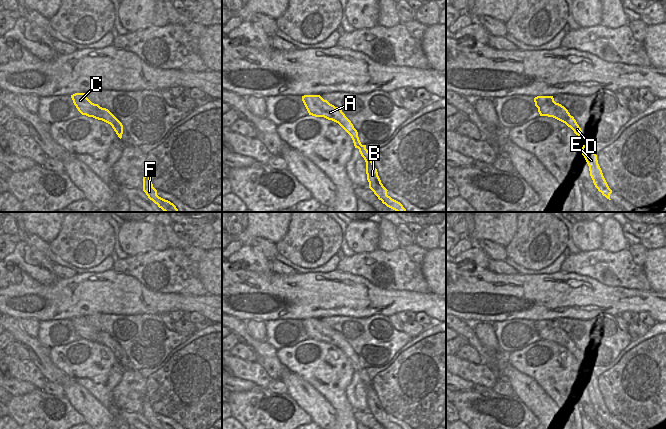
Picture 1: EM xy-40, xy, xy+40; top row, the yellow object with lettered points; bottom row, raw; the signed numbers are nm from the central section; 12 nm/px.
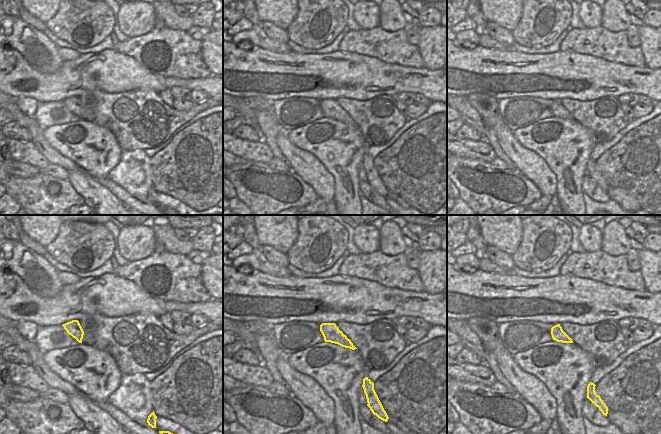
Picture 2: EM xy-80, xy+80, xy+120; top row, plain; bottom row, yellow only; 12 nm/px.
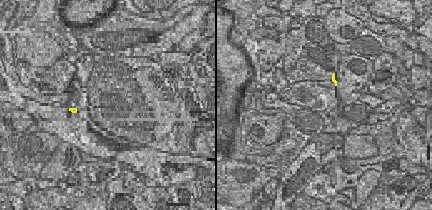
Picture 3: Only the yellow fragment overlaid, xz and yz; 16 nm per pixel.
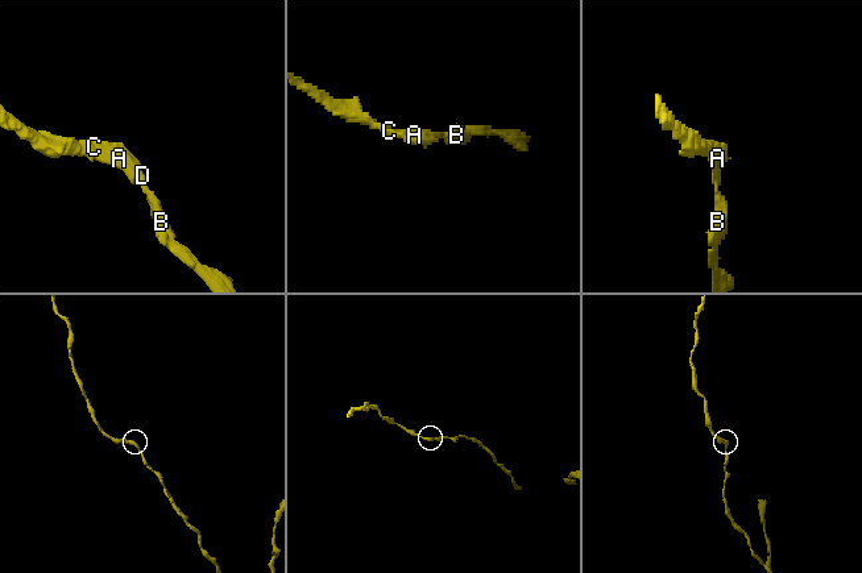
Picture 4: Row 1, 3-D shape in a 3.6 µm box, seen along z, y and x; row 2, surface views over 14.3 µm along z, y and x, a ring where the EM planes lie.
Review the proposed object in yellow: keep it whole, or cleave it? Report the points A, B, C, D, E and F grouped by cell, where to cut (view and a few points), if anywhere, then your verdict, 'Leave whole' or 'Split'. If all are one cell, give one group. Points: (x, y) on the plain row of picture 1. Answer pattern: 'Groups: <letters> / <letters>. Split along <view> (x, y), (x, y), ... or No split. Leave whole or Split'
Groups: A B C D E F. No split. Leave whole.

